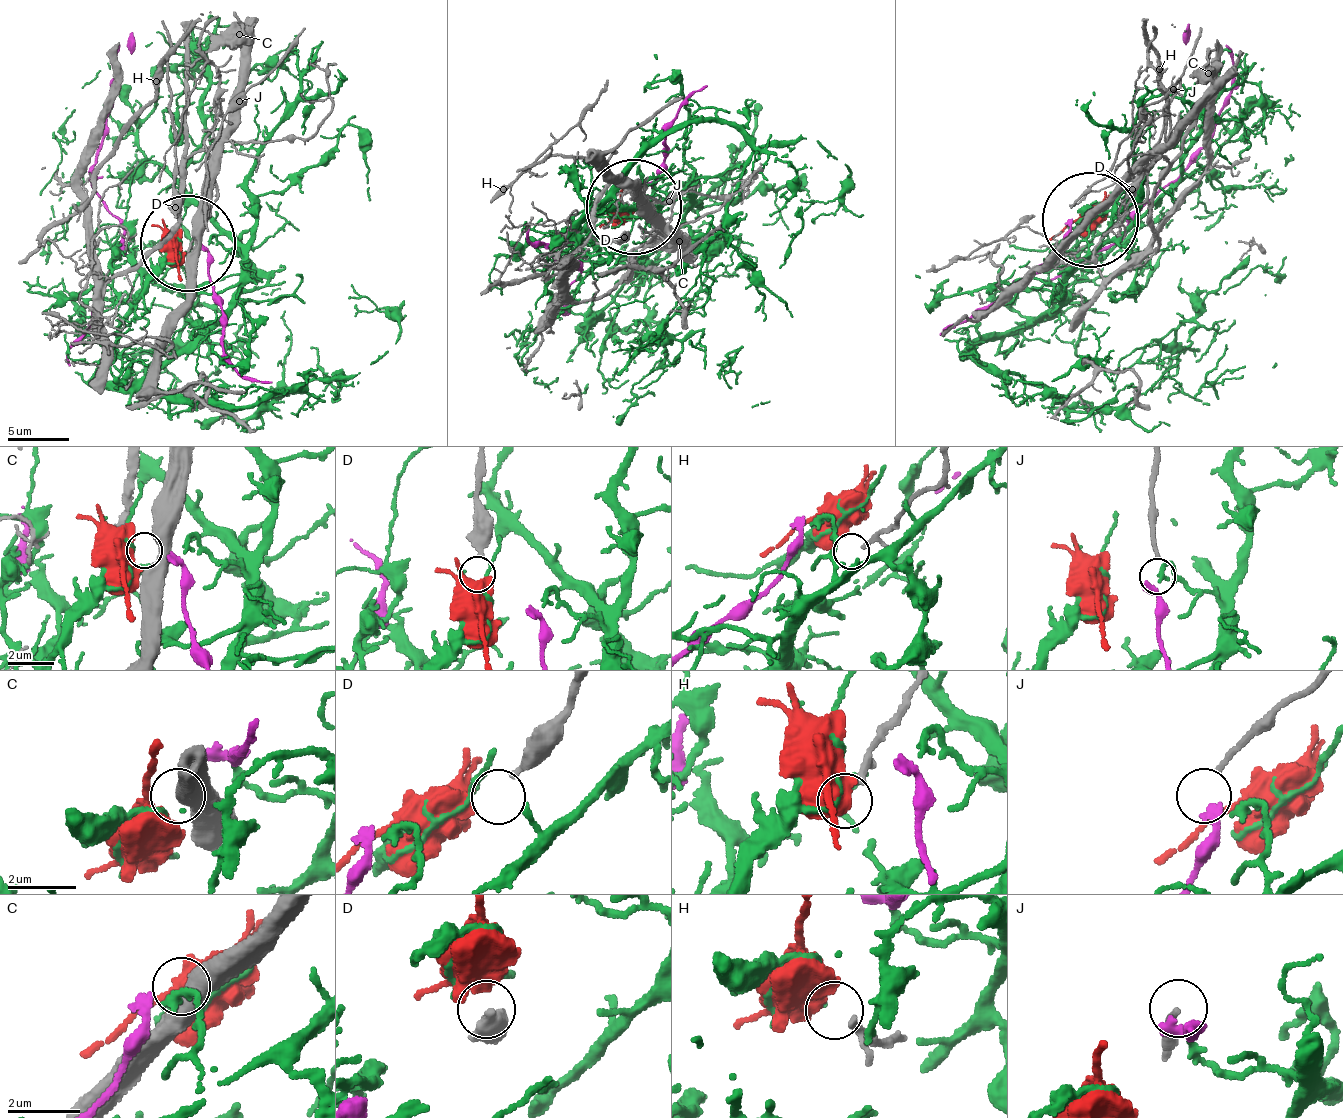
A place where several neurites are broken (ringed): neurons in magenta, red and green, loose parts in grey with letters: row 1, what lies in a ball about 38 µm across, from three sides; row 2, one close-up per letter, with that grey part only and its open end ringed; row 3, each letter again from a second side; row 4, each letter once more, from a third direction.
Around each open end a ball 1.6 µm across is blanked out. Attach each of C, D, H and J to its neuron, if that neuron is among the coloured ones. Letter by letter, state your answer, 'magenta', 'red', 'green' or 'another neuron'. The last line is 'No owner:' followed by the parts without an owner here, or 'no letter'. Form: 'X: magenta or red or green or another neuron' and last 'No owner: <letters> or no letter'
C: red
D: another neuron
H: another neuron
J: magenta
No owner: D, H

